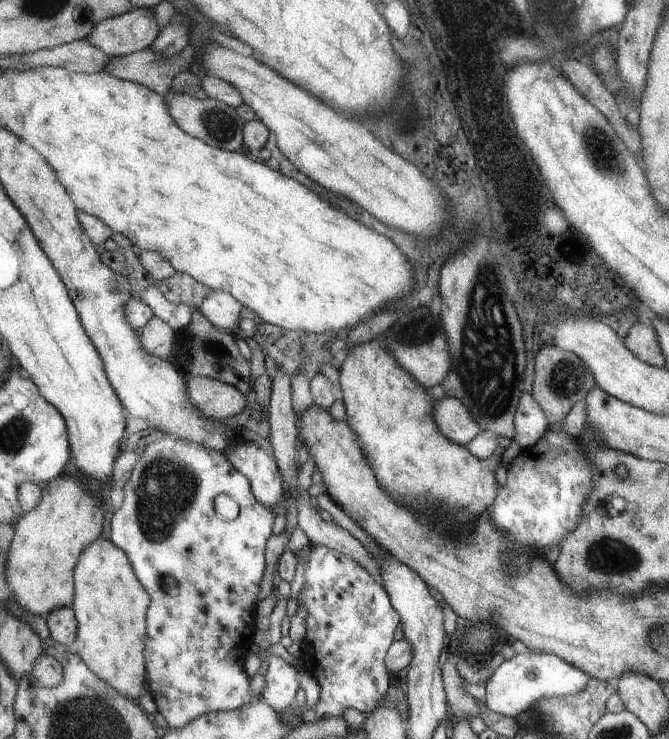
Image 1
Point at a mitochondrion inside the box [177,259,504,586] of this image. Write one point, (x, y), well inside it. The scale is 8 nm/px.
(423, 331)

